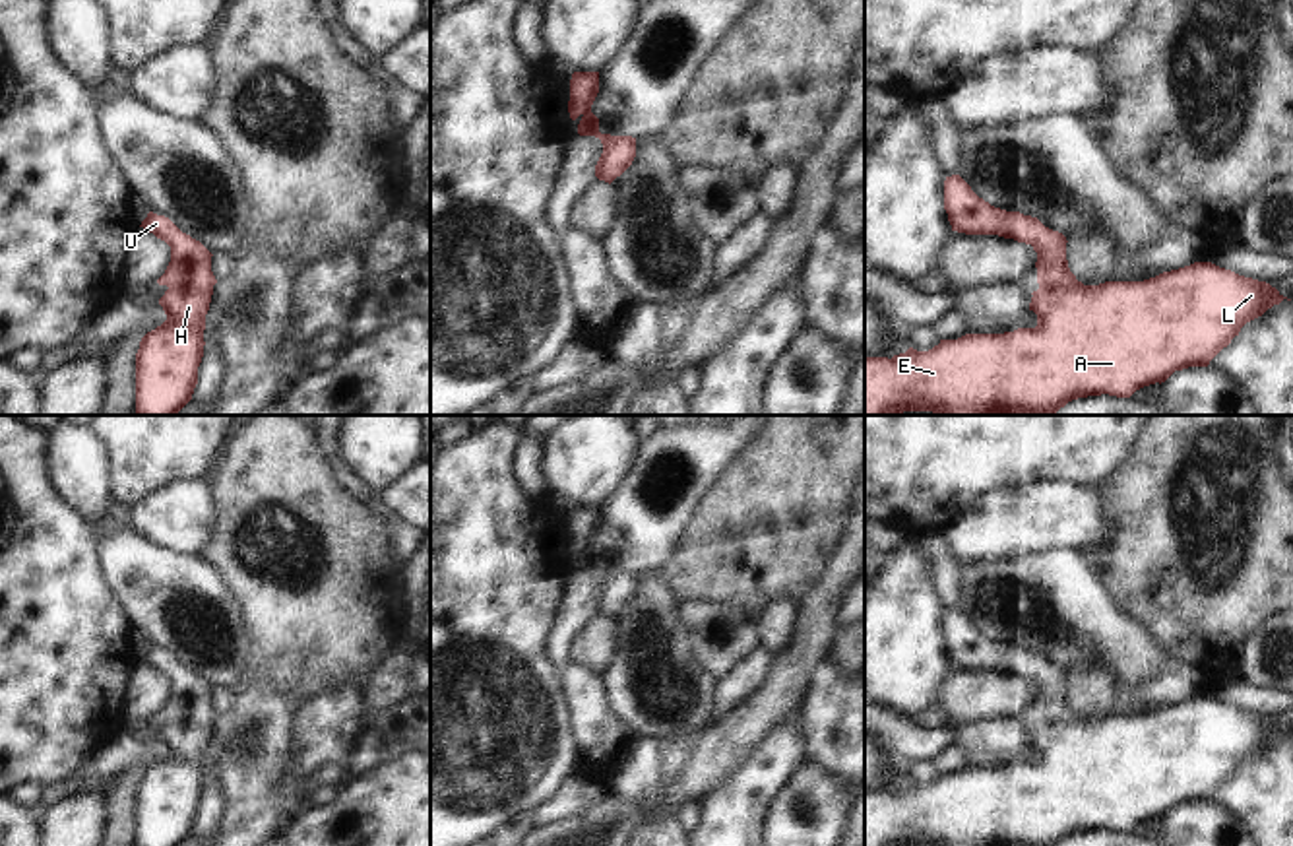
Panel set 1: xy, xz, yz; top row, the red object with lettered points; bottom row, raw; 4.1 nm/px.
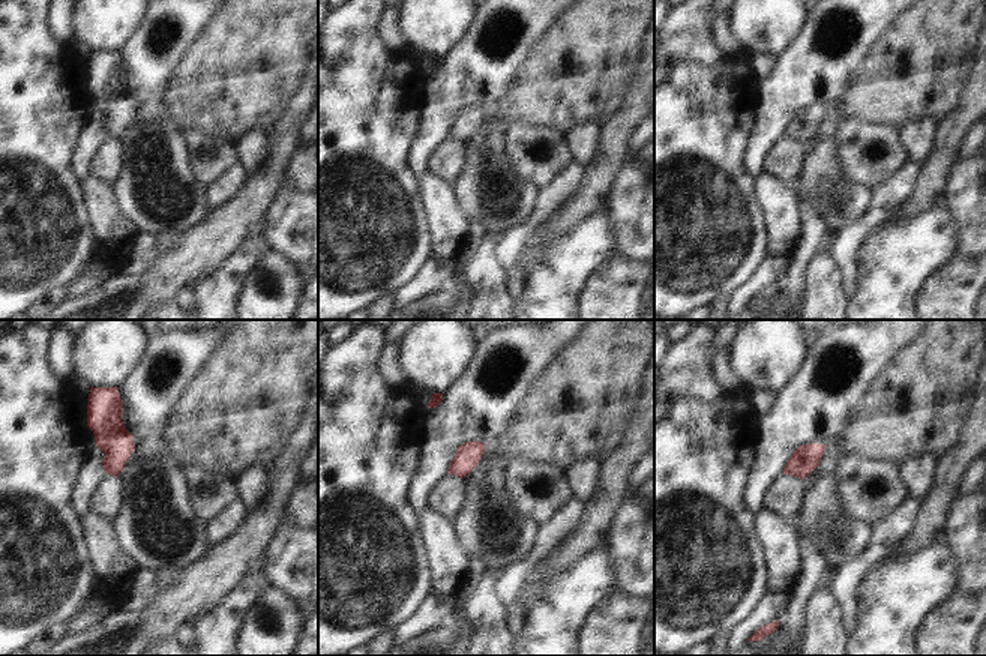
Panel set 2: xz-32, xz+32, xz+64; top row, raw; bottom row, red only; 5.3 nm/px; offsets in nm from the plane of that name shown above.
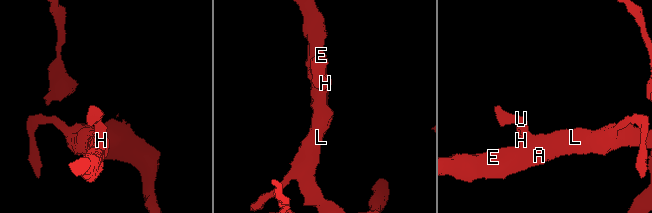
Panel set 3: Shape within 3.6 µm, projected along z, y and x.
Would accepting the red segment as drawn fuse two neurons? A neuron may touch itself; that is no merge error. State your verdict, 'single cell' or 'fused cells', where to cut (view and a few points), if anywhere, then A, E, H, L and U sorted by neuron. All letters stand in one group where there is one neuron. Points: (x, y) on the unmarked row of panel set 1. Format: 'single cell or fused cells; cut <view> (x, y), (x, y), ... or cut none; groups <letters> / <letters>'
single cell; cut none; groups A E H L U

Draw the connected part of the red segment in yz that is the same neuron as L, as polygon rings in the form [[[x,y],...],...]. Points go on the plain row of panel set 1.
[[[960,609],[944,615],[944,644],[952,666],[998,669],[1033,681],[1039,724],[1031,728],[1029,745],[1037,749],[1037,761],[965,768],[940,774],[929,786],[909,782],[892,794],[867,792],[865,846],[1058,846],[1088,830],[1130,832],[1144,821],[1165,817],[1175,805],[1208,801],[1246,757],[1287,733],[1266,716],[1212,697],[1144,716],[1084,720],[1068,702],[1062,667],[1037,652],[991,640]]]

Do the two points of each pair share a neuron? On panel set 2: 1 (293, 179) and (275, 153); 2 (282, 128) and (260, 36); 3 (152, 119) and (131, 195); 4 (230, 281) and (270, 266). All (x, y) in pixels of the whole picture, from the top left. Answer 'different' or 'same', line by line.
1: different
2: different
3: same
4: different

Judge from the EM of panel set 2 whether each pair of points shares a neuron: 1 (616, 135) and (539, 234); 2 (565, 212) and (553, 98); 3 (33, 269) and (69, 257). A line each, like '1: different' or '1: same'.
1: same
2: different
3: same

